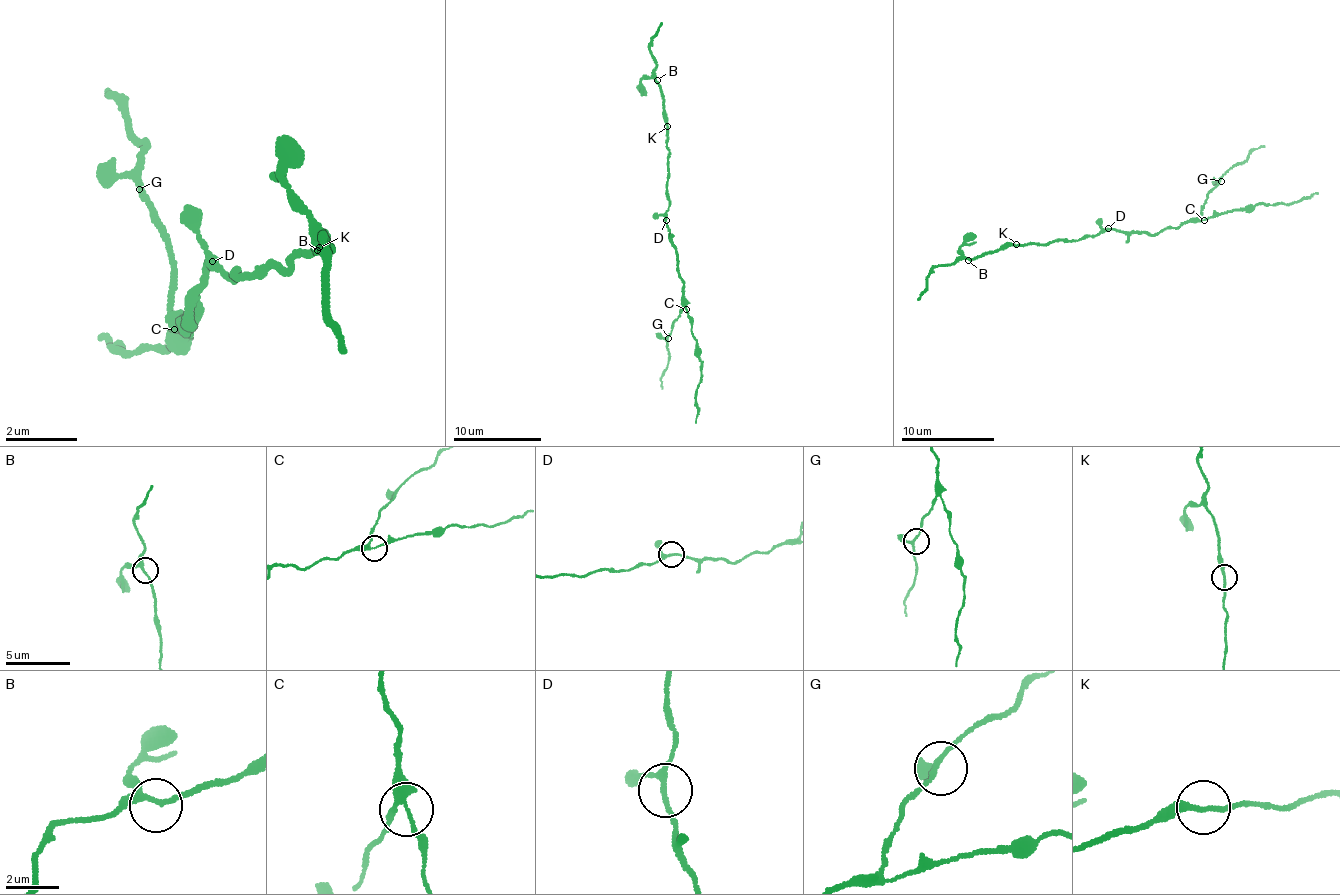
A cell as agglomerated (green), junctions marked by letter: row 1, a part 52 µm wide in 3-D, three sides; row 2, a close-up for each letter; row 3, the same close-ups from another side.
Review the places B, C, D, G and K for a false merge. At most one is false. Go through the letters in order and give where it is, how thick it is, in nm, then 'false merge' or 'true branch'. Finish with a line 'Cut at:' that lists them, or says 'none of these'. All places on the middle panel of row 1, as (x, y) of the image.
B: place (657, 80); calibre 180 nm; true branch
C: place (686, 309); calibre 200 nm; true branch
D: place (666, 220); calibre 180 nm; true branch
G: place (668, 338); calibre 160 nm; true branch
K: place (667, 126); calibre 220 nm; true branch
Cut at: none of these

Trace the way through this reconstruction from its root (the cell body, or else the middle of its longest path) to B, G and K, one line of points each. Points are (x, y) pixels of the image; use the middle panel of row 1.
B: (665, 219), (669, 205), (667, 118), (657, 80)
G: (665, 219), (669, 240), (678, 255), (677, 266), (684, 289), (682, 309), (668, 338)
K: (665, 219), (669, 205), (667, 126)

